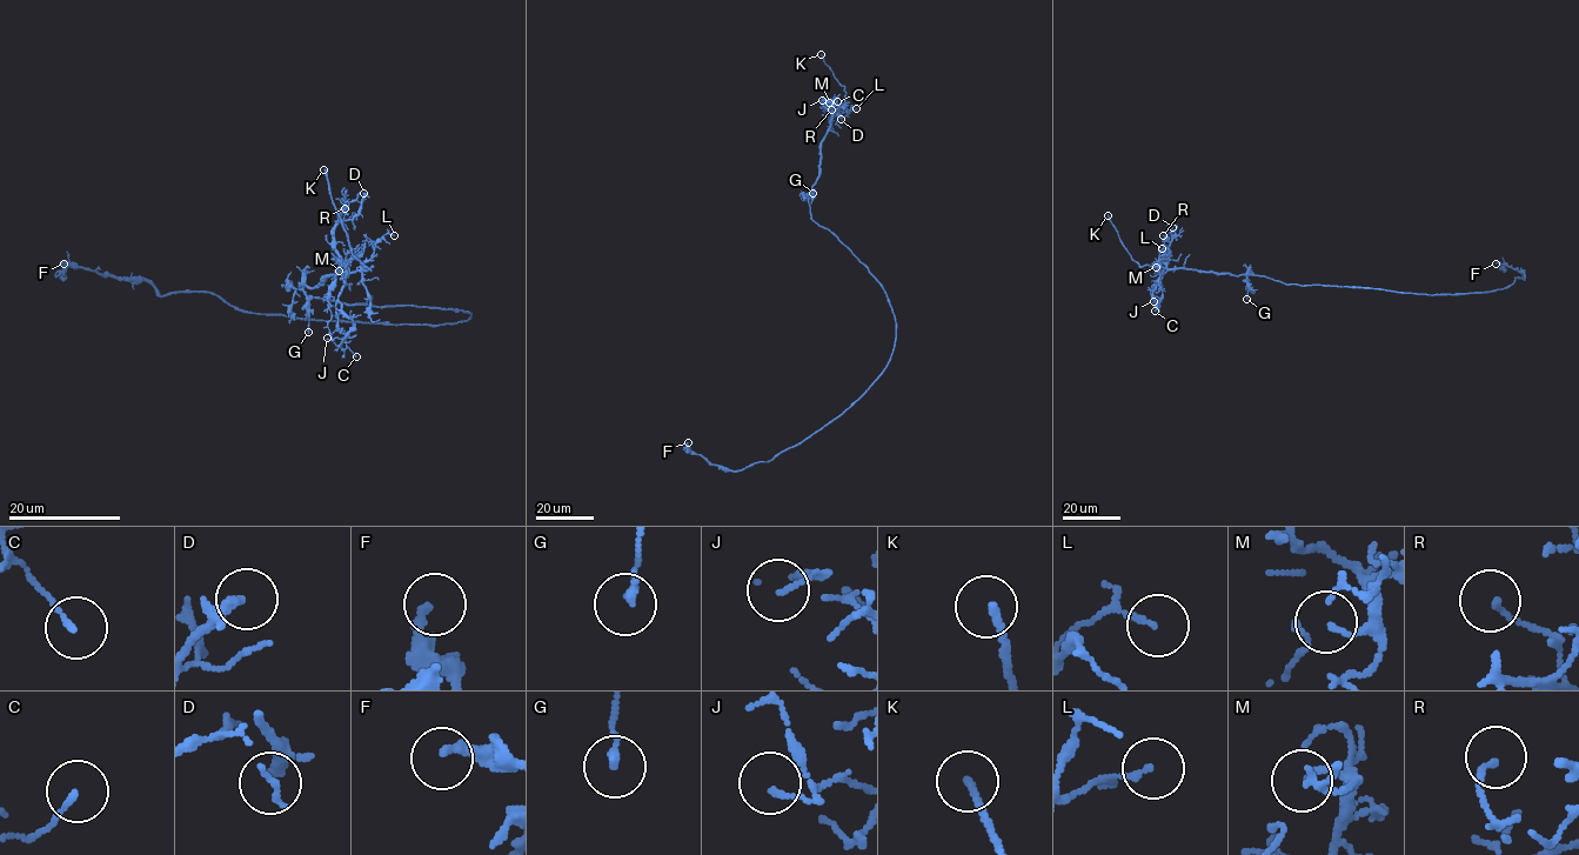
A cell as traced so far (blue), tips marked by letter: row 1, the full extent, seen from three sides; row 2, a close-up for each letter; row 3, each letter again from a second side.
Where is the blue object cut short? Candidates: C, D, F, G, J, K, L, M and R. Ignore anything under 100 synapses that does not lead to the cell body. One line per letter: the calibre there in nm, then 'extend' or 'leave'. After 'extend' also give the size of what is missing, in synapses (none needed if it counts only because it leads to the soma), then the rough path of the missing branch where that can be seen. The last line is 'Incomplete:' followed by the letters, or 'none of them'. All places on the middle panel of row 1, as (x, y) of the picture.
C: calibre 110 nm; leave
D: calibre 200 nm; leave
F: calibre 240 nm; leave
G: calibre 180 nm; leave
J: calibre 110 nm; leave
K: calibre 170 nm; extend; course (821, 54), (822, 17), (817, 7)
L: calibre 130 nm; leave
M: calibre 70 nm; leave
R: calibre 130 nm; leave
Incomplete: K

